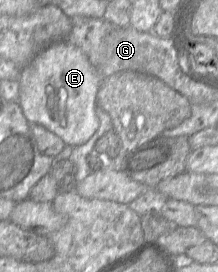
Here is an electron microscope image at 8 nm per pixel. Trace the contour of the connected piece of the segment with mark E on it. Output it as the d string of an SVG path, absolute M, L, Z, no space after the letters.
M57 41L41 50L18 76L17 103L29 122L51 131L68 146L85 144L97 131L96 96L102 78L87 56L67 41Z

